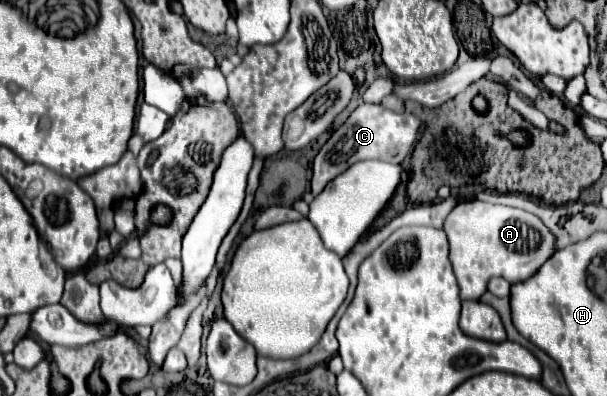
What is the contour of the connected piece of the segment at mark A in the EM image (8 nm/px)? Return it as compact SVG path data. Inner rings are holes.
M480 200L458 204L448 214L444 222L444 232L450 242L450 262L454 266L454 274L460 286L460 300L480 300L492 276L500 276L508 280L510 284L528 280L556 252L556 236L536 214L520 210L520 208L510 208L510 206L494 206L494 204L480 202Z

